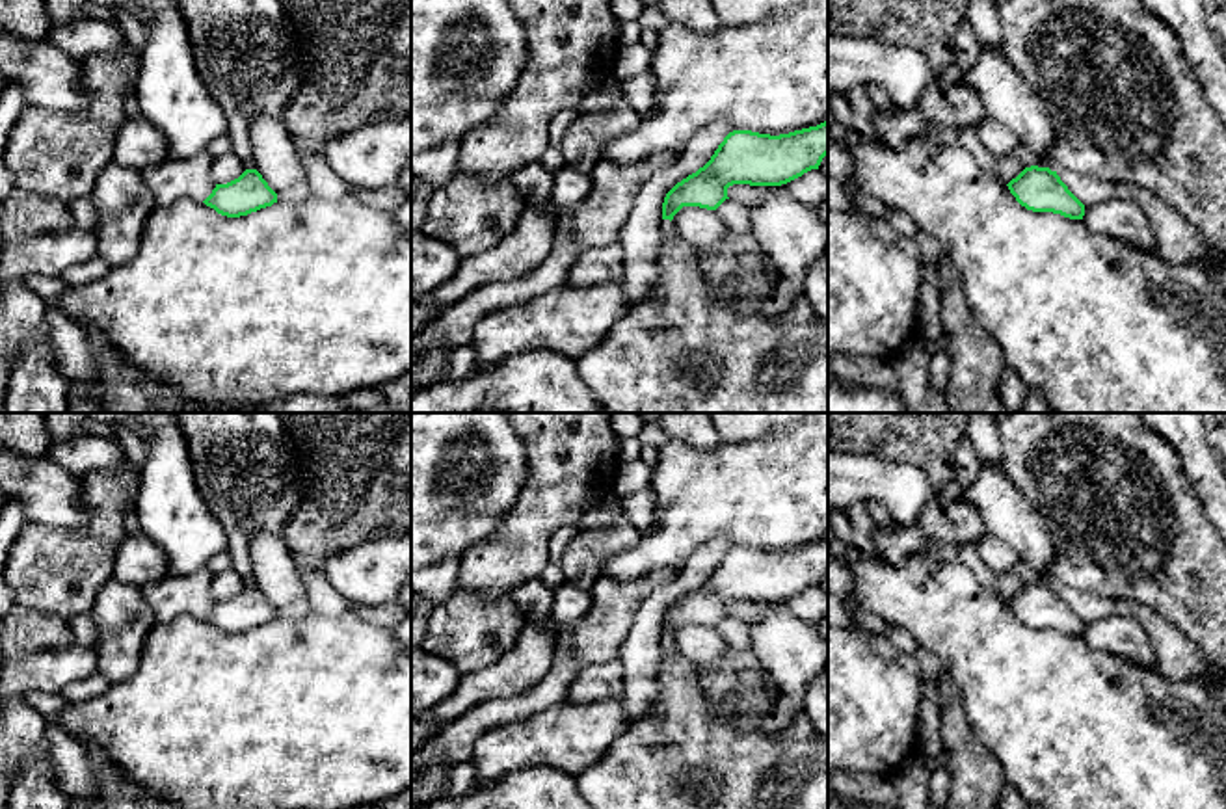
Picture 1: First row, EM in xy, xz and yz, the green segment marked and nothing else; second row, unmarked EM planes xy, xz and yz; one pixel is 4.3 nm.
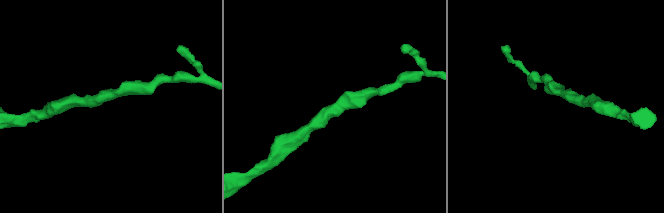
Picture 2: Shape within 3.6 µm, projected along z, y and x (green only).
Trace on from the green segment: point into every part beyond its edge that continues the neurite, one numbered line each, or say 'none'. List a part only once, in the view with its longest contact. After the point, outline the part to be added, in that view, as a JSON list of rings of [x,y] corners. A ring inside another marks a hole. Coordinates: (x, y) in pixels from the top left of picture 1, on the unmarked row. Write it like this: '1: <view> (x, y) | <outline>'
none

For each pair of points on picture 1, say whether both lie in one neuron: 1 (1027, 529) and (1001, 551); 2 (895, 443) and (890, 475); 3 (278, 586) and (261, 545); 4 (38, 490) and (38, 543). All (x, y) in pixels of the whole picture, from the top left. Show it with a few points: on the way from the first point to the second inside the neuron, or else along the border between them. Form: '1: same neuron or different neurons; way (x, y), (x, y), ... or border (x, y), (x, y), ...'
1: different neurons; border (986, 530), (999, 536), (1022, 560)
2: different neurons; border (849, 452), (910, 462), (931, 482)
3: same neuron; way (278, 577), (270, 555)
4: different neurons; border (30, 519), (41, 525), (80, 529)

